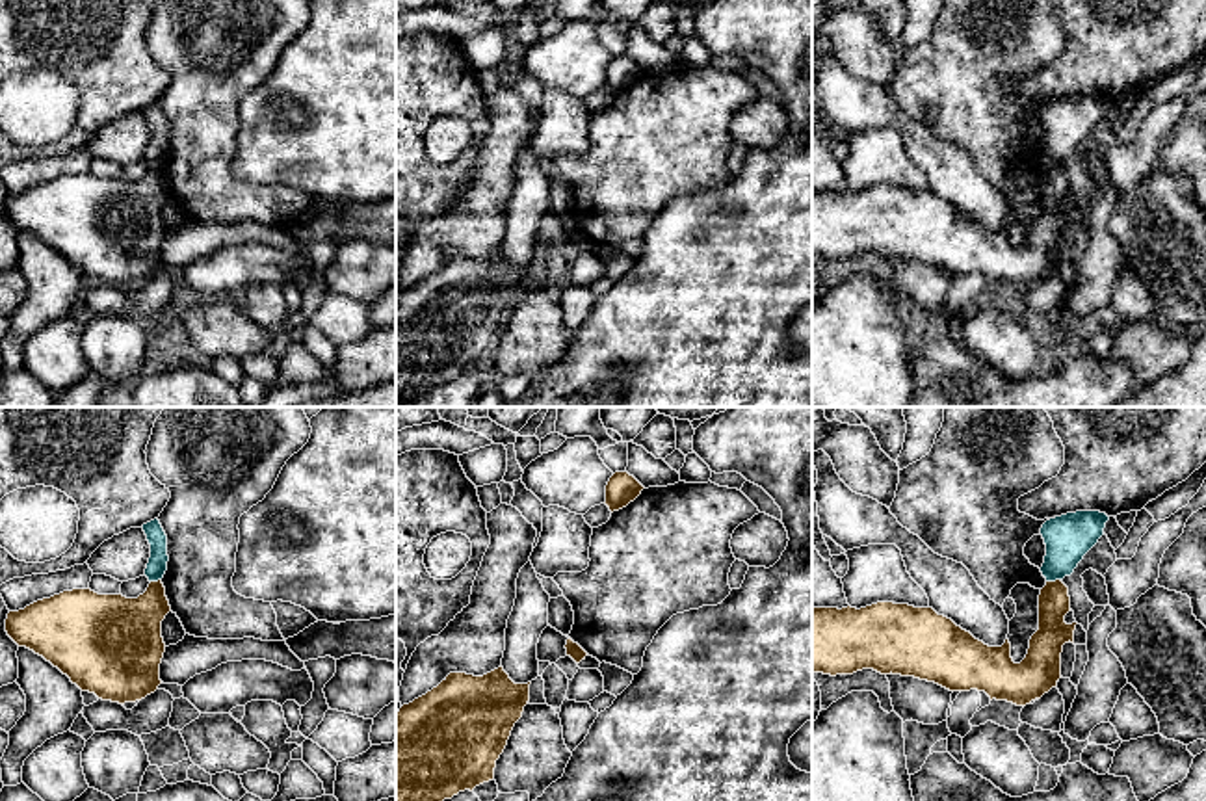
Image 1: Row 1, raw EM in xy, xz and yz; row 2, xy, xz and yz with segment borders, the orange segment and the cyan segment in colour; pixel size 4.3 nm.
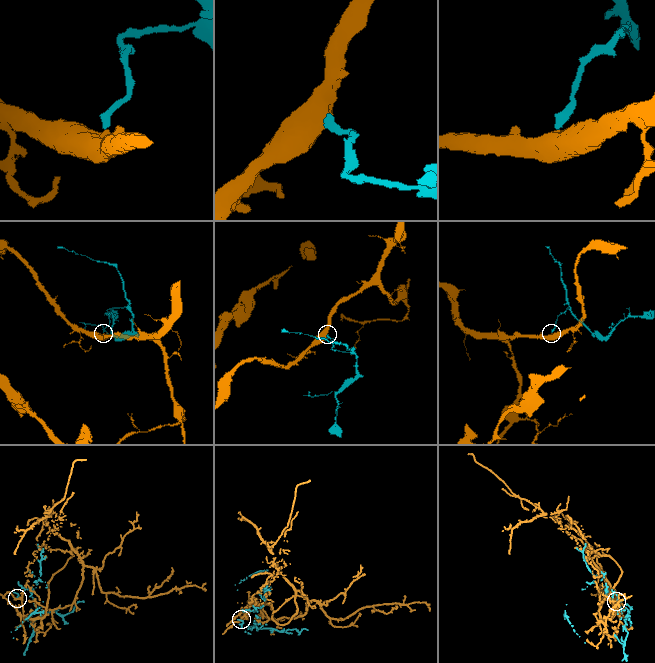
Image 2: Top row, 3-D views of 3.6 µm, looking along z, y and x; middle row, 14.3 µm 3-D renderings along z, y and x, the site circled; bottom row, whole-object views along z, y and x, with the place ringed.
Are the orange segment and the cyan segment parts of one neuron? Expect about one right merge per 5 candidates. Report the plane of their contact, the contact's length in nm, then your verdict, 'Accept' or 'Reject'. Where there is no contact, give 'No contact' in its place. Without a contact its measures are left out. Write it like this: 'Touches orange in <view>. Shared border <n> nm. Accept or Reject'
Touches orange in yz. Shared border 70 nm. Reject

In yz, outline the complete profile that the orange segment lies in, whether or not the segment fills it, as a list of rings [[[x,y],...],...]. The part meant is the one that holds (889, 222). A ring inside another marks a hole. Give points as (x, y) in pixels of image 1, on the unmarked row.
[[[1061,164],[1046,165],[1039,178],[1039,214],[1029,223],[1026,242],[1015,247],[1009,223],[1002,230],[989,230],[933,191],[894,186],[877,186],[860,193],[812,191],[812,256],[836,260],[873,253],[881,258],[935,266],[950,275],[977,273],[990,284],[1026,290],[1055,271],[1061,262],[1063,229],[1074,227],[1078,208],[1065,206],[1068,195],[1068,171]]]

